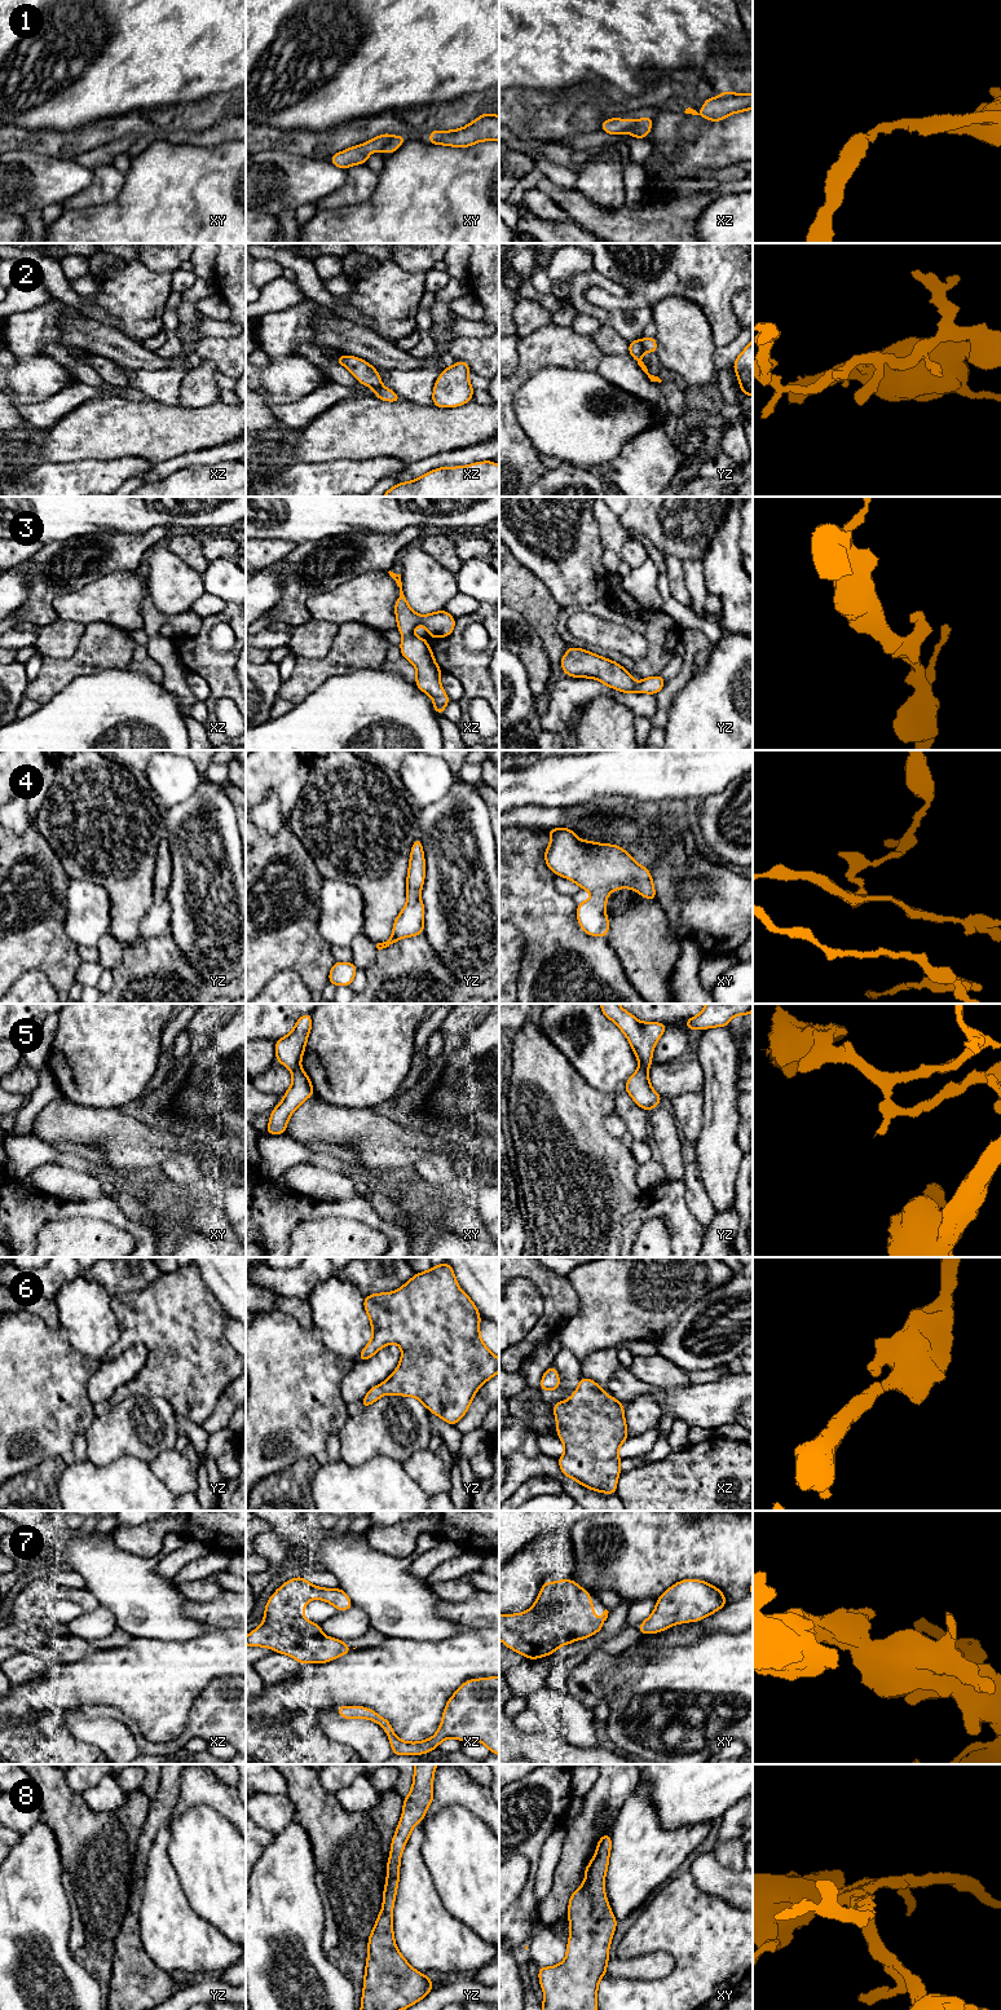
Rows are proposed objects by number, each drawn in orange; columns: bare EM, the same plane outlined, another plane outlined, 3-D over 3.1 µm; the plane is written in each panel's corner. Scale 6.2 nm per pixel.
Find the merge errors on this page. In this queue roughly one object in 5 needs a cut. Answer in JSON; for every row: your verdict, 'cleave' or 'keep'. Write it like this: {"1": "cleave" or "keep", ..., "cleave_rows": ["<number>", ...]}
{"1": "keep", "2": "cleave", "3": "keep", "4": "keep", "5": "cleave", "6": "keep", "7": "keep", "8": "keep", "cleave_rows": ["2", "5"]}

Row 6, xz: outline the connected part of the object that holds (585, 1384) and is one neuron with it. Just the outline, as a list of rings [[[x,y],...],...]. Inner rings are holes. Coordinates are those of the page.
[[[581,1376],[570,1398],[552,1406],[556,1431],[565,1446],[557,1462],[563,1475],[582,1486],[616,1494],[621,1475],[618,1449],[629,1434],[625,1405],[604,1392],[597,1383]]]

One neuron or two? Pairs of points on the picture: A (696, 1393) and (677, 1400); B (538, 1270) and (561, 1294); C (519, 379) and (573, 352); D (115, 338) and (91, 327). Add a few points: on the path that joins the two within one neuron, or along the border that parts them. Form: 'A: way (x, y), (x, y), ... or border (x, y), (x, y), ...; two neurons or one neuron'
A: way (691, 1398), (682, 1400); one neuron
B: way (543, 1275), (556, 1288); one neuron
C: way (532, 365), (545, 352), (559, 352); one neuron
D: way (109, 338), (101, 338), (97, 334); one neuron

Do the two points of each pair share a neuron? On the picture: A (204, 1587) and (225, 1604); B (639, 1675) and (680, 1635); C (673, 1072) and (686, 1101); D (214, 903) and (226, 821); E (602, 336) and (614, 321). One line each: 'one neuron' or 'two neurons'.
A: two neurons
B: two neurons
C: two neurons
D: one neuron
E: two neurons

